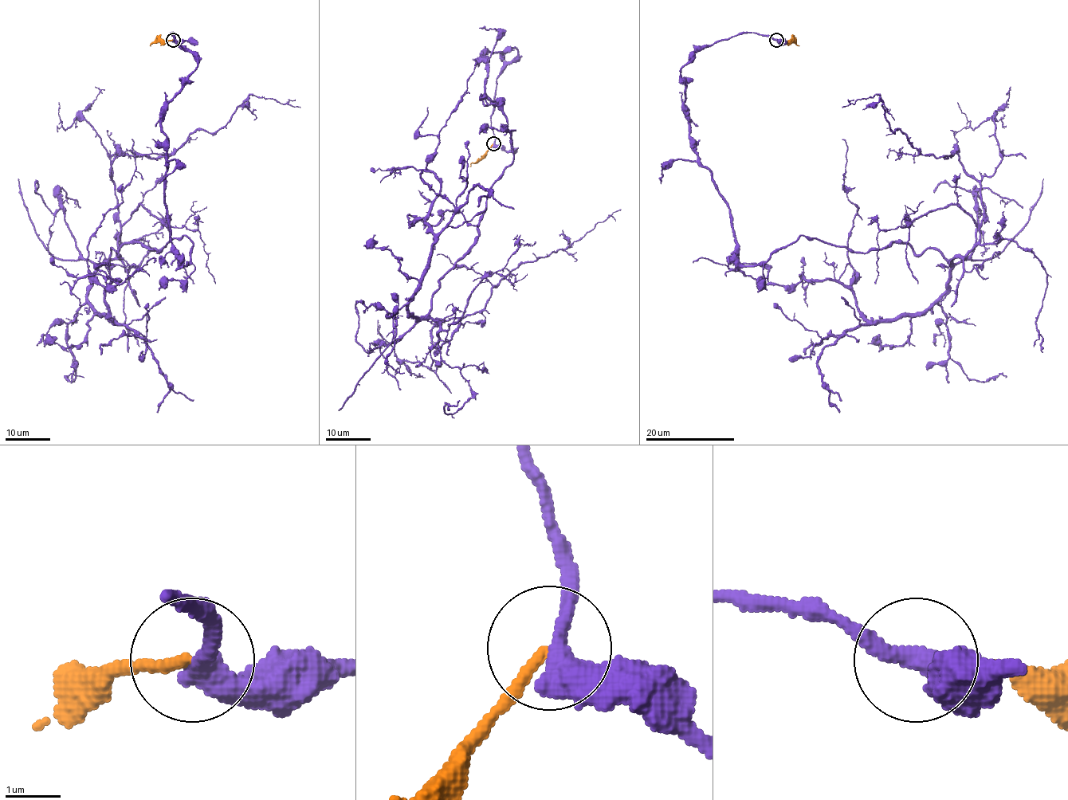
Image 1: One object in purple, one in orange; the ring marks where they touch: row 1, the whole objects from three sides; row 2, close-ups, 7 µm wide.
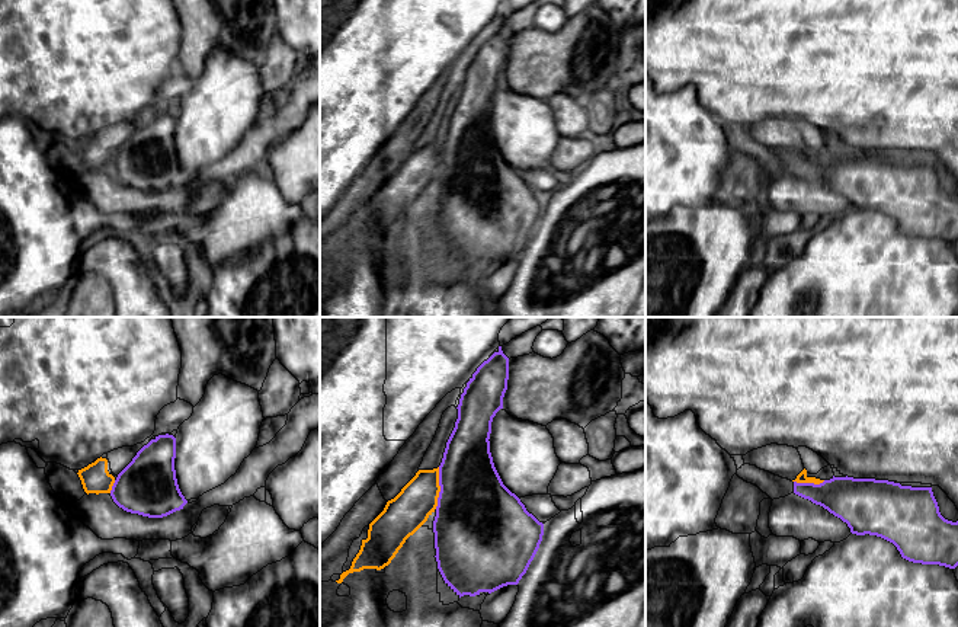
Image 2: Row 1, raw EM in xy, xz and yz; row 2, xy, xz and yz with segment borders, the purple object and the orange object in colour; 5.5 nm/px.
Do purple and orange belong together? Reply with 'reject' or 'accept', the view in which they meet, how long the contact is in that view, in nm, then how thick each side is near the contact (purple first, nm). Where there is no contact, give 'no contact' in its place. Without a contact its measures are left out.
reject; meets purple in xz; contact 240 nm long; 440 nm thick on the purple side, 220 nm on the other

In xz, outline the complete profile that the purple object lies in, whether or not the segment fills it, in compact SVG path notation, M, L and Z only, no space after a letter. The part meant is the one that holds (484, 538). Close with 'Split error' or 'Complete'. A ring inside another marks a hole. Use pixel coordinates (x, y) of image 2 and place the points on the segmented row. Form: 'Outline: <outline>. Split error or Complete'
Outline: M502 346L472 374L458 404L458 419L439 466L439 498L433 521L438 569L461 598L518 585L534 560L544 524L502 482L490 452L491 422L503 409L509 358Z. Complete

